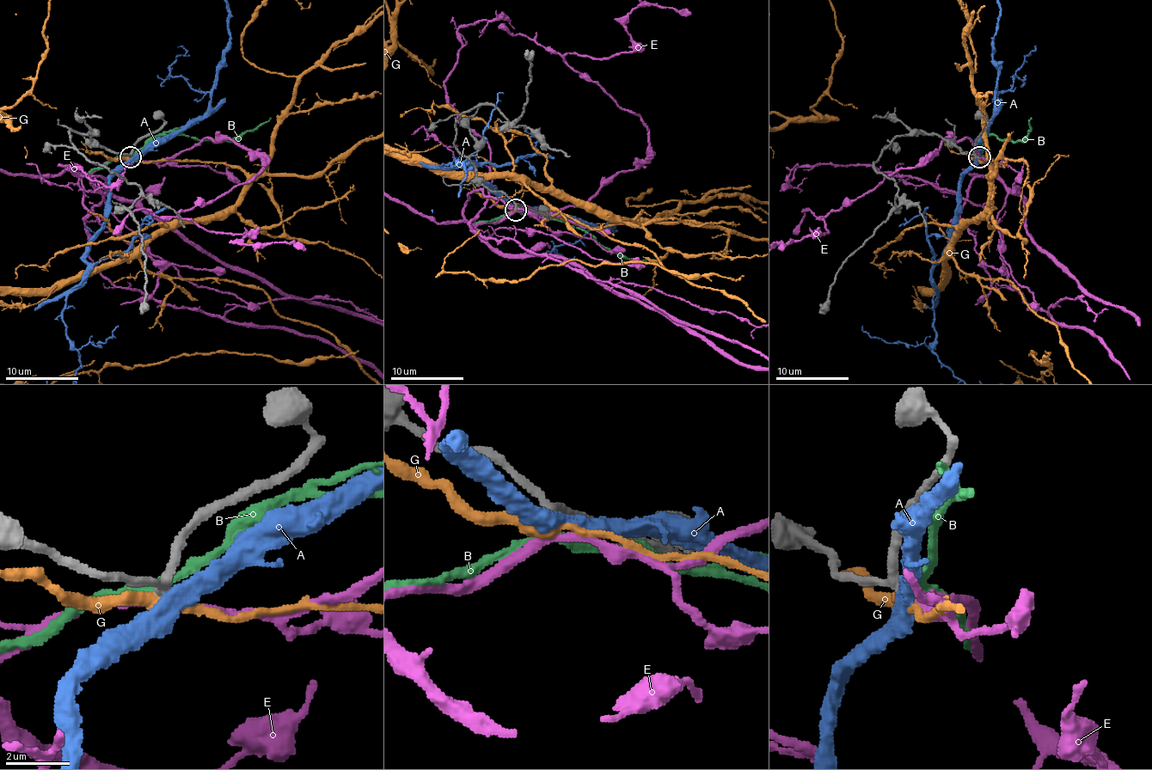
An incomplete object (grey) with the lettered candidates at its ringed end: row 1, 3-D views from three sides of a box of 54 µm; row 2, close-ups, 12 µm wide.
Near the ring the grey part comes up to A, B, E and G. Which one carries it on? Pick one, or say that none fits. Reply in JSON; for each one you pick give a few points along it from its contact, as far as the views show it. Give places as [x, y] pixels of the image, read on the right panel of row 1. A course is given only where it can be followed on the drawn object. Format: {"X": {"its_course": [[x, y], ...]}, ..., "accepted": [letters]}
{"accepted": ["E"]}

